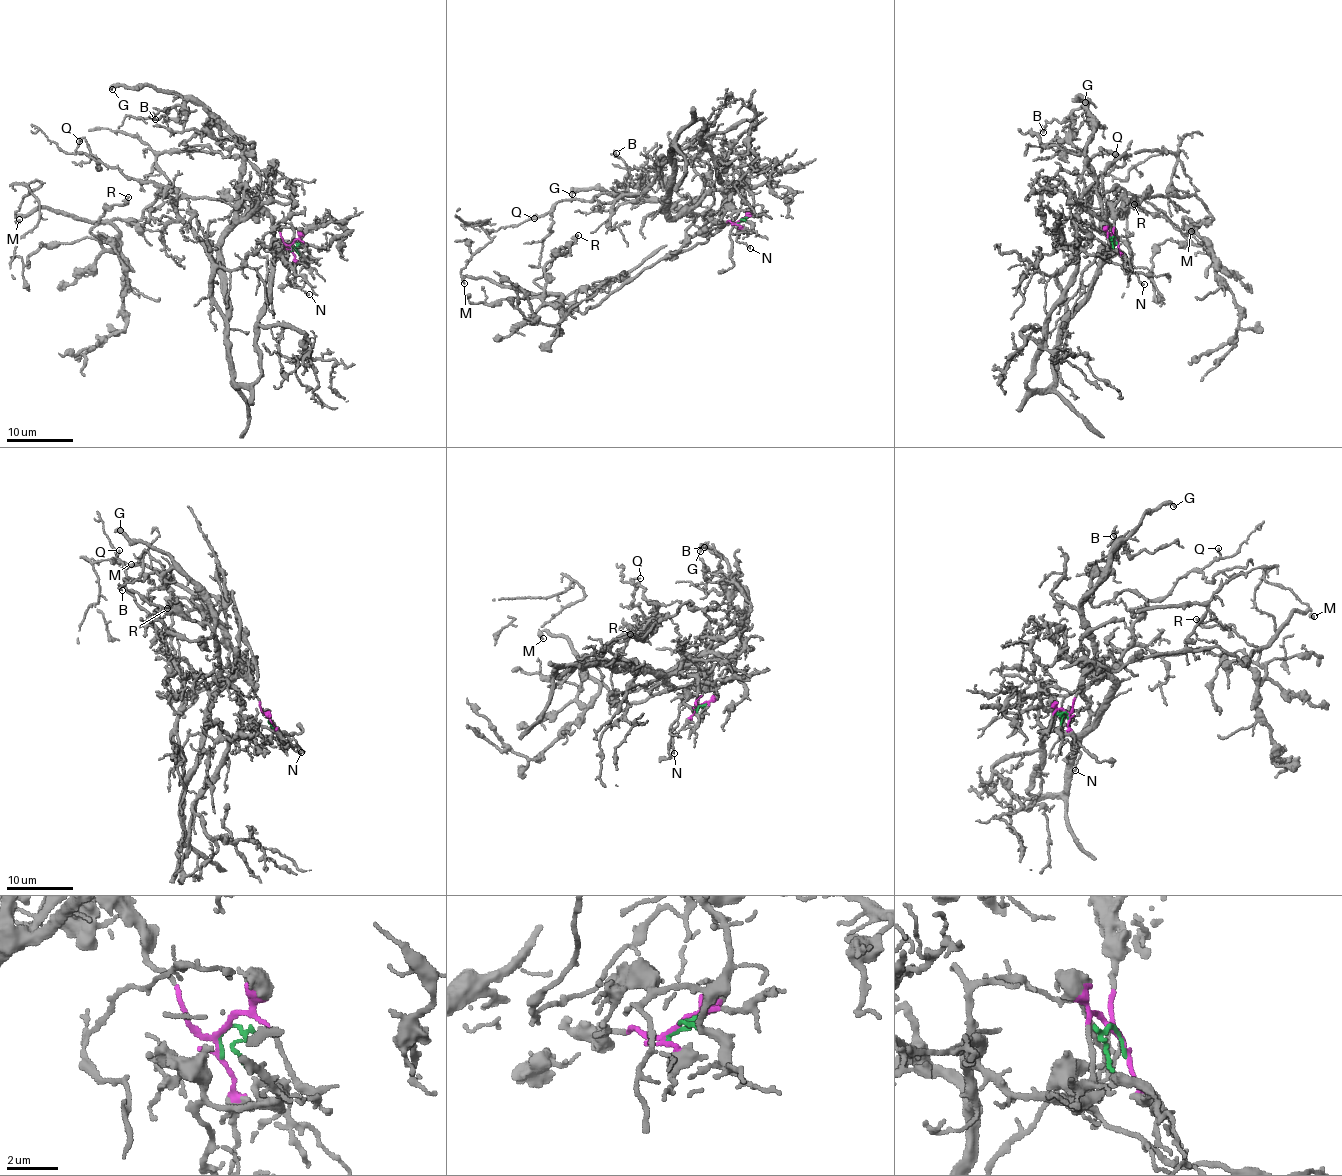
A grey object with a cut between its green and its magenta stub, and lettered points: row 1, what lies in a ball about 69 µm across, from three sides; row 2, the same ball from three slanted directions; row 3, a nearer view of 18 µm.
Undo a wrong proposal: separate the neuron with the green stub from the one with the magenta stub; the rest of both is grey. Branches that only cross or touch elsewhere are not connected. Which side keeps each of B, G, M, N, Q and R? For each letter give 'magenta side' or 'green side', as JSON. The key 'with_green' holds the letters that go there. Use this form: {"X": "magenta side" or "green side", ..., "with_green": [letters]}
{"B": "green side", "G": "green side", "M": "magenta side", "N": "magenta side", "Q": "green side", "R": "magenta side", "with_green": ["B", "G", "Q"]}

